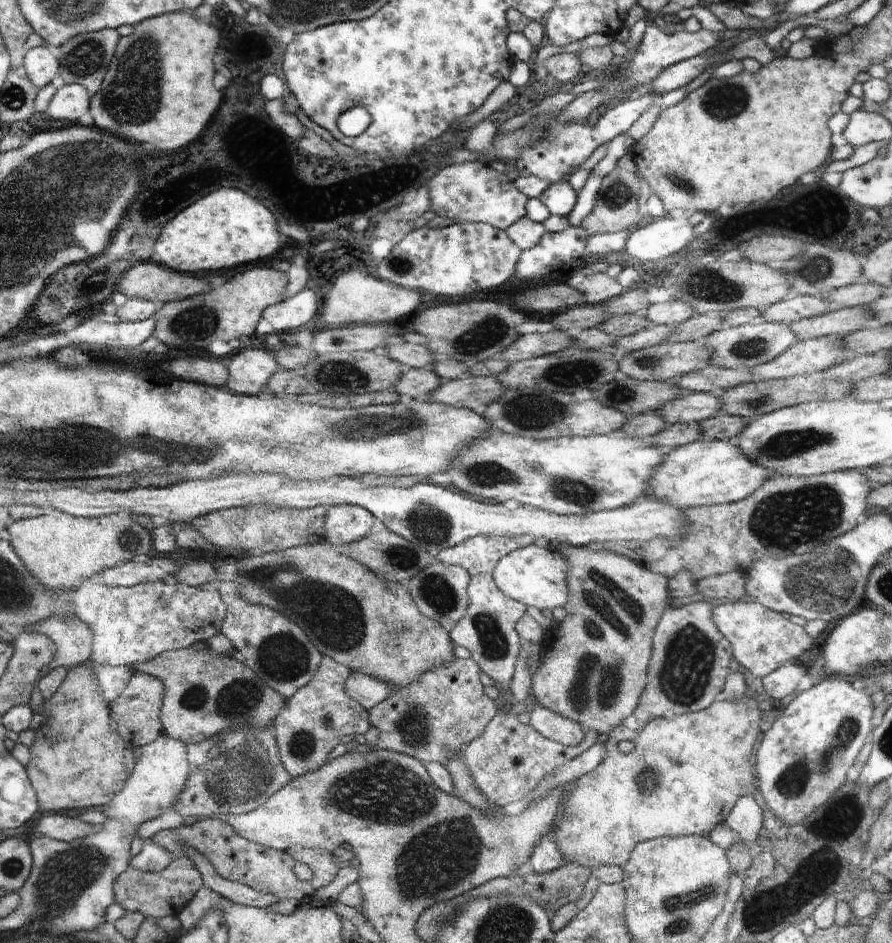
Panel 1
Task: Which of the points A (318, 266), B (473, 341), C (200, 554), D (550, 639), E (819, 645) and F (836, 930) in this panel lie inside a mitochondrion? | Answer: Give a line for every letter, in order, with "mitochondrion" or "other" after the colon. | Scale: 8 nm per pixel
A: other
B: mitochondrion
C: other
D: other
E: other
F: other

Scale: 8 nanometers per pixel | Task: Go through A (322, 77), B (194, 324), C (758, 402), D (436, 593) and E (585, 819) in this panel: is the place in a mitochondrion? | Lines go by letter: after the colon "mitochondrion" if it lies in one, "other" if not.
A: other
B: mitochondrion
C: mitochondrion
D: mitochondrion
E: other

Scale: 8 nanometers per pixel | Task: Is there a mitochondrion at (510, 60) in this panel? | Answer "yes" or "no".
no

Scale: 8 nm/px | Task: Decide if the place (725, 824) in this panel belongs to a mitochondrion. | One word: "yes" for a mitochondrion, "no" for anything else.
no

